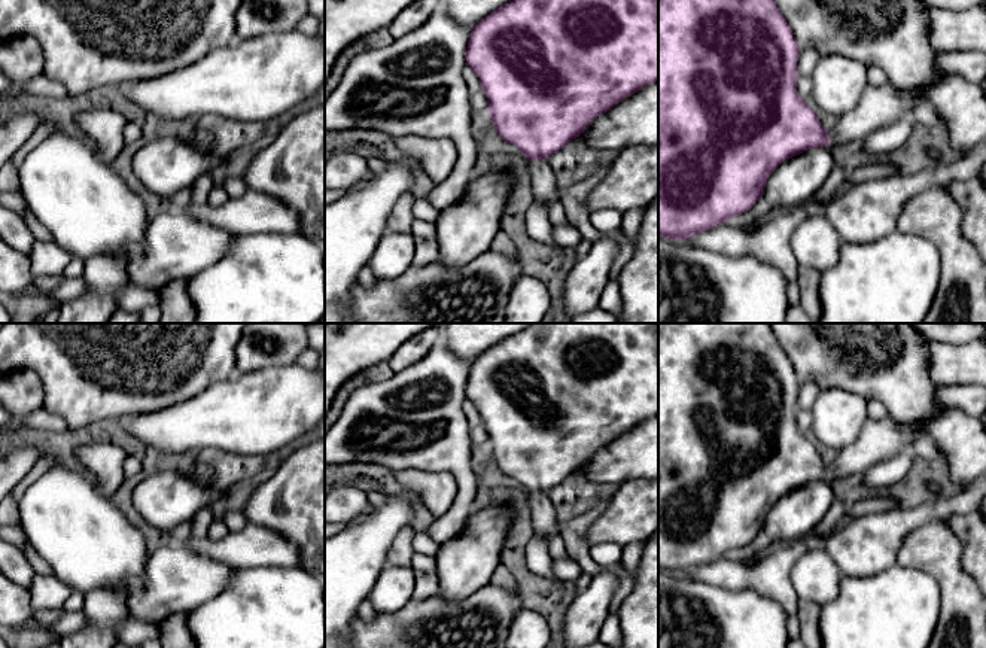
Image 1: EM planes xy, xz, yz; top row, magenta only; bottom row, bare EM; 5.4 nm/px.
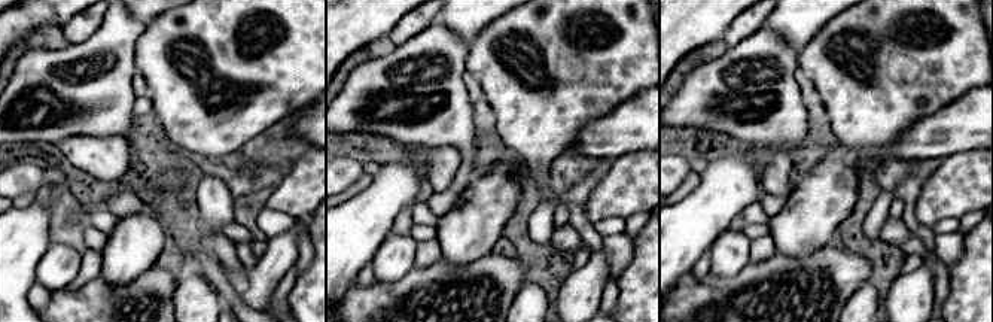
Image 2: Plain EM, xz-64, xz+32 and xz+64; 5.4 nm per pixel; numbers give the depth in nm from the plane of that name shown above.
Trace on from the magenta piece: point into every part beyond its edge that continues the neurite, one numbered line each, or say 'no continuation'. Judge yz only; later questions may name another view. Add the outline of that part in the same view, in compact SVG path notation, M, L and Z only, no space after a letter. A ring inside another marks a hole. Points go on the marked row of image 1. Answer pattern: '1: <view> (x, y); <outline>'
1: yz (879, 106); M889 82L882 86L865 86L855 109L839 118L830 131L830 146L865 139L873 131L901 118L910 118L923 100L907 95Z

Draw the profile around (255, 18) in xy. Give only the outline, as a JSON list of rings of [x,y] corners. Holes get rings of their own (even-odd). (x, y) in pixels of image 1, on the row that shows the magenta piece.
[[[241,0],[235,13],[237,39],[295,30],[308,15],[308,0]]]

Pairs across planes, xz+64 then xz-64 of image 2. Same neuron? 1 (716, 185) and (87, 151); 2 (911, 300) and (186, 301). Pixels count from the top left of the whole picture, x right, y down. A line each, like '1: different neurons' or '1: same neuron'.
1: different neurons
2: different neurons

